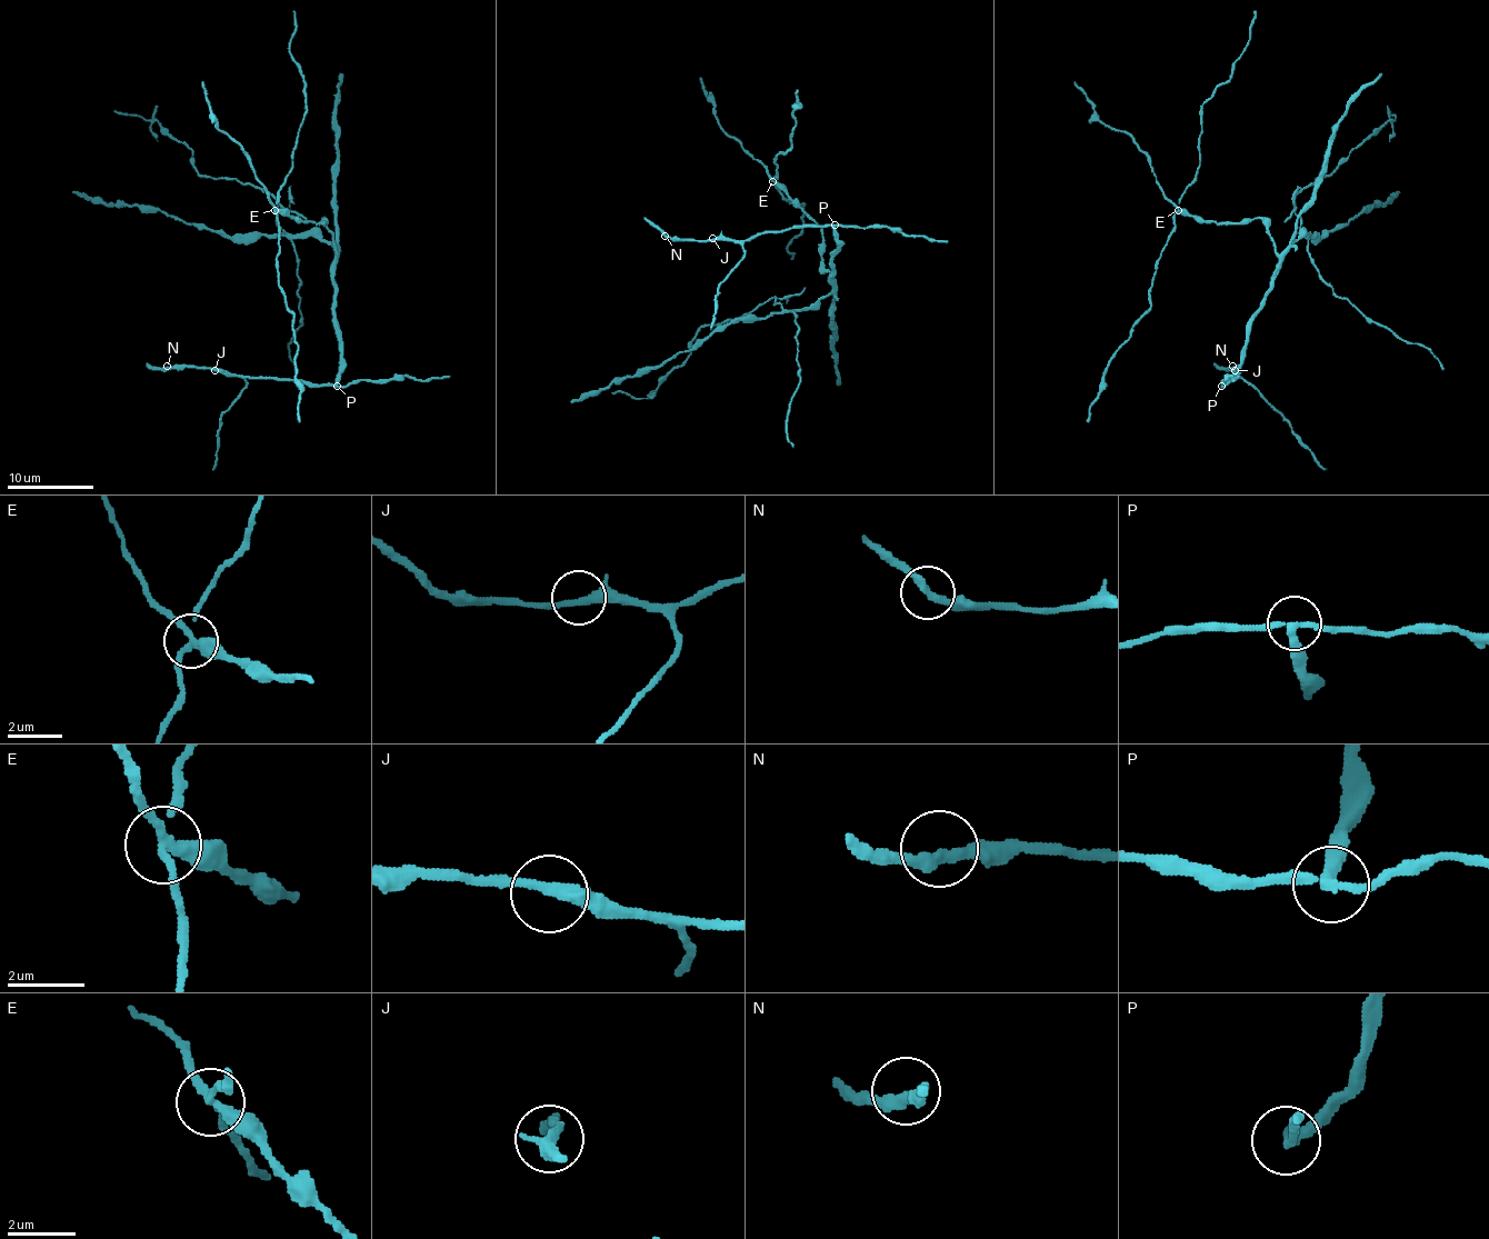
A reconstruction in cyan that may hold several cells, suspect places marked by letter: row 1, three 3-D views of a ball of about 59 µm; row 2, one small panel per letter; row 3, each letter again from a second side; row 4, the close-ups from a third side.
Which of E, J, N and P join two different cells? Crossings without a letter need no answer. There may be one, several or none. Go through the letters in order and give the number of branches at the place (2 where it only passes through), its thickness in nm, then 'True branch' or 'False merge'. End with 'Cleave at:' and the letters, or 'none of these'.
E: Branches: 4. Thickness 240 nm. False merge
J: Branches: 3. Thickness 240 nm. True branch
N: Branches: 2. Thickness 300 nm. True branch
P: Branches: 3. Thickness 240 nm. False merge
Cleave at: E, P

